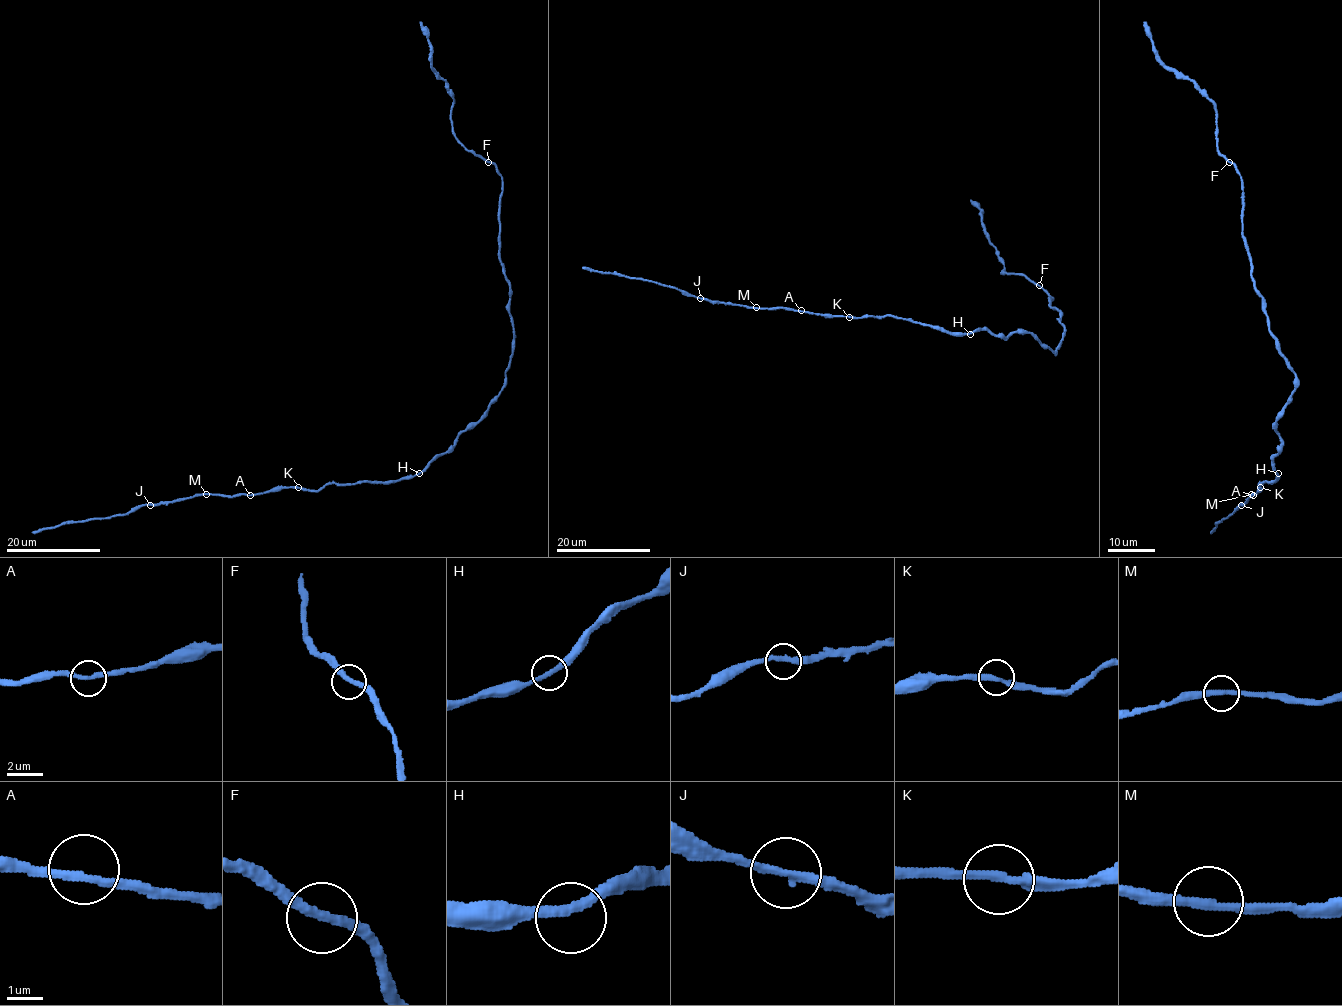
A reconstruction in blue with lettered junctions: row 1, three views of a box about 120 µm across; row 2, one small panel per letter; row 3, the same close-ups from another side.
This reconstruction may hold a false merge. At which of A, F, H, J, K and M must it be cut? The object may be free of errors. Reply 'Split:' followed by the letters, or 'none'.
Split: none

